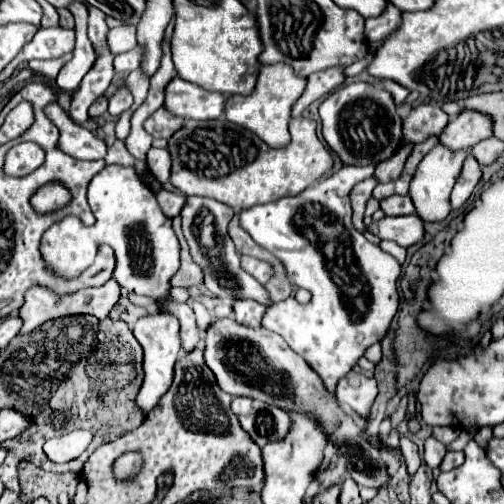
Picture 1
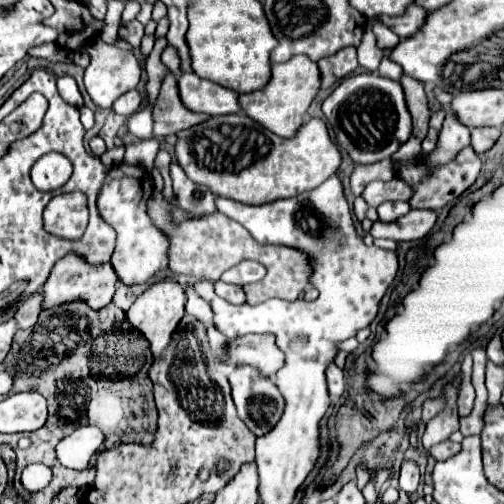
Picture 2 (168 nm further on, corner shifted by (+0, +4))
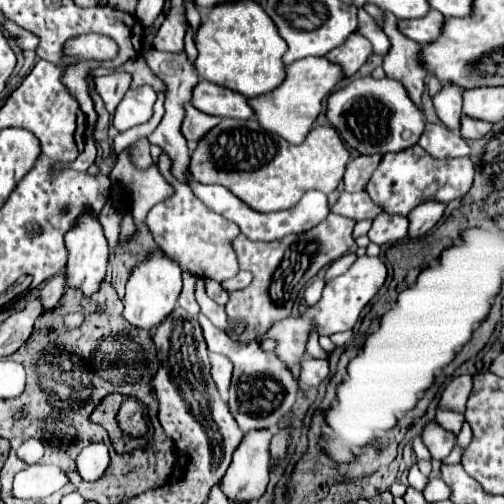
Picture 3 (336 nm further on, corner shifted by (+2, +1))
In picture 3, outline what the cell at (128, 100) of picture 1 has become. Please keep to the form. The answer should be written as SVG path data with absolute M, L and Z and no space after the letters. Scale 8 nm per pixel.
M143 85L143 87L135 87L129 89L123 97L123 101L117 105L115 117L113 117L113 125L117 131L127 131L135 125L147 123L153 115L153 103L157 99L157 93Z

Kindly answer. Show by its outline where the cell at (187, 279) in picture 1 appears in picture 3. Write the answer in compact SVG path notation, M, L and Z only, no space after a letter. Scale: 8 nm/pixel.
M329 213L319 225L305 233L287 235L277 241L251 241L245 235L239 235L233 243L233 249L239 259L239 267L253 273L253 281L249 287L241 291L231 291L229 301L225 305L227 317L231 323L245 323L243 333L229 333L233 341L239 343L253 343L261 335L265 335L277 321L291 315L293 303L299 295L299 291L307 285L309 279L313 279L321 267L333 263L341 255L345 255L353 245L353 227L355 221Z

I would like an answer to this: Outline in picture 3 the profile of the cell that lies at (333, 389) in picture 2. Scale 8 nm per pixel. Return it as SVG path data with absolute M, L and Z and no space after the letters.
M305 357L301 361L301 365L299 365L299 379L301 379L301 383L317 387L327 377L329 377L329 361L327 359Z

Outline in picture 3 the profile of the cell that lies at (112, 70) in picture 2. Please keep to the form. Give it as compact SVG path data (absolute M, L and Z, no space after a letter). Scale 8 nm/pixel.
M111 73L105 77L95 77L97 93L105 101L105 107L111 115L115 113L115 107L119 105L123 95L127 93L129 85L131 85L131 75L127 75L127 73Z

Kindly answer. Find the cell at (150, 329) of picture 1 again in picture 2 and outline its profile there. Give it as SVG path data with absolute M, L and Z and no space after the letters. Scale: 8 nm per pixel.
M173 278L159 280L149 290L145 290L125 314L127 314L129 324L137 328L149 340L153 358L159 358L165 352L165 348L171 344L173 332L185 314L185 290Z

